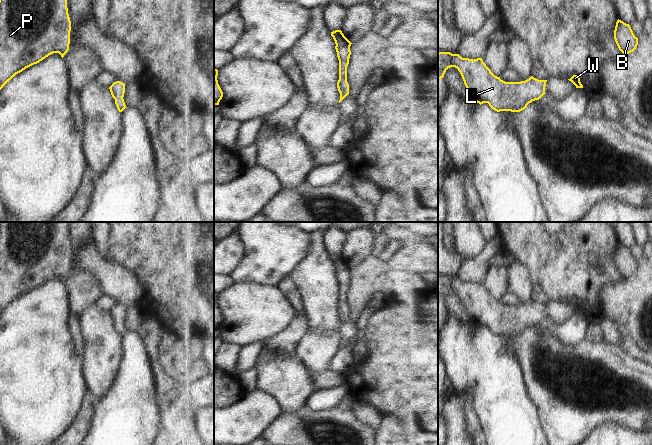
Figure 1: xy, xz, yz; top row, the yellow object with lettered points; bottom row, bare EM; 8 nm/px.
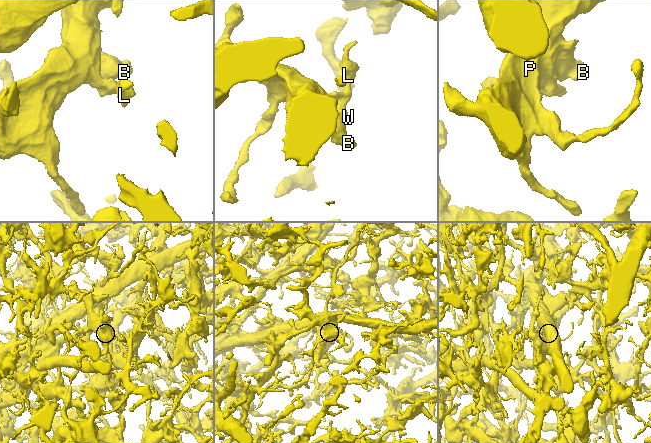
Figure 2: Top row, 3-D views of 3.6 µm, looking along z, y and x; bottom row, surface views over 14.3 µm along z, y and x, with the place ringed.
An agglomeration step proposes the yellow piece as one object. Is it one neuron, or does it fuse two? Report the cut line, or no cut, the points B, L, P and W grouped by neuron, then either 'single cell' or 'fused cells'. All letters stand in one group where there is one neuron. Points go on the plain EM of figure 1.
cut none; groups B L P W; single cell

